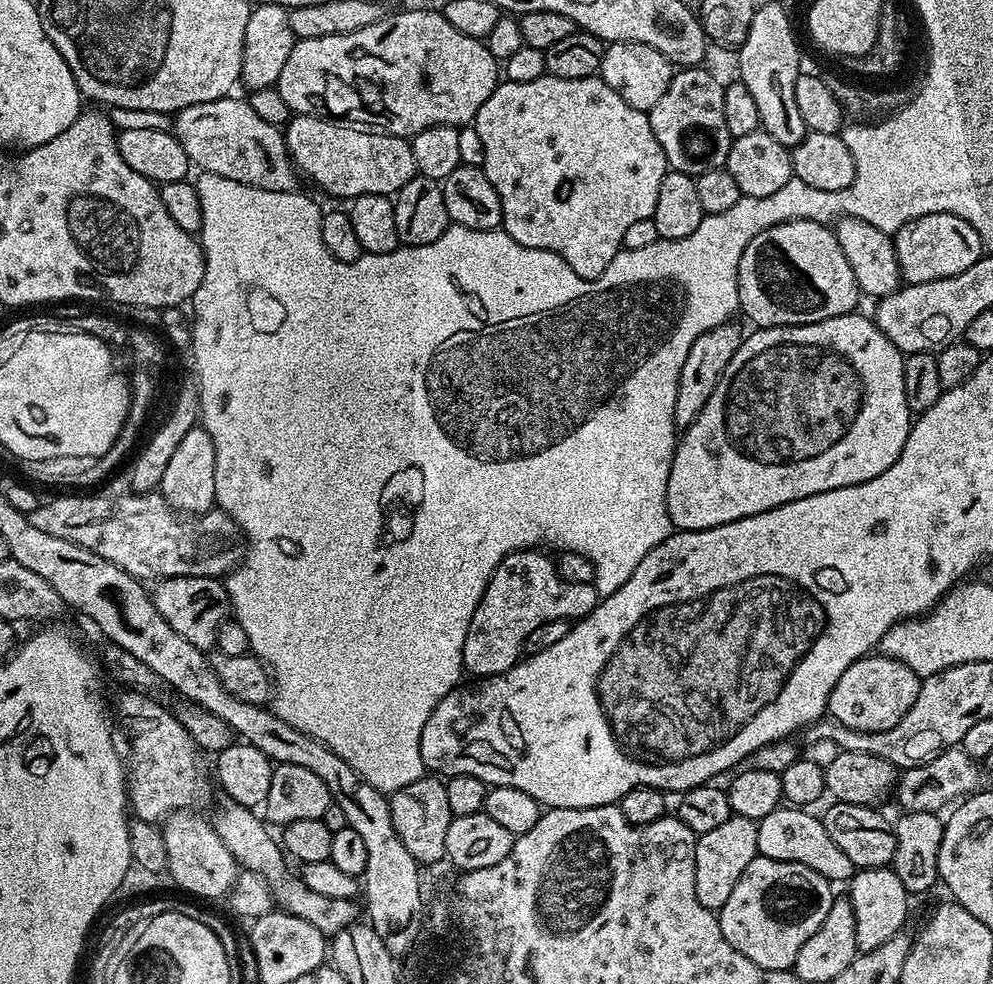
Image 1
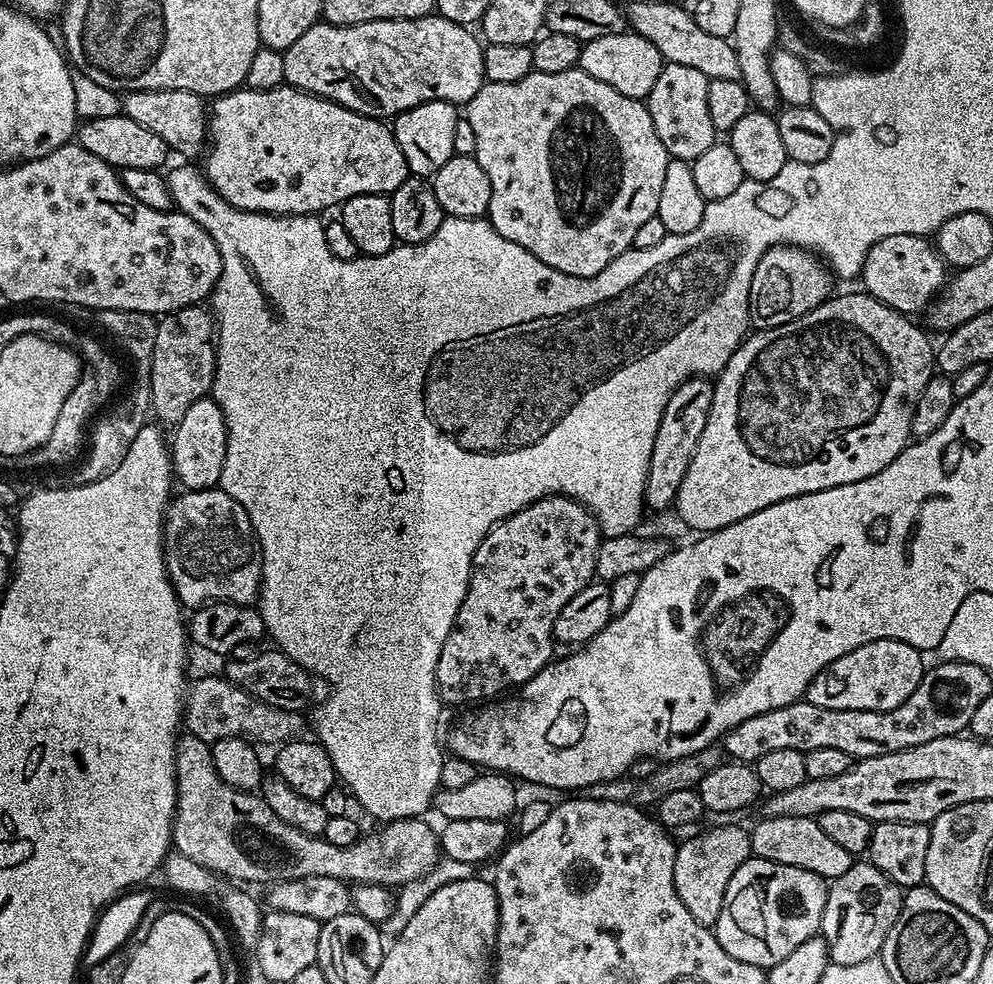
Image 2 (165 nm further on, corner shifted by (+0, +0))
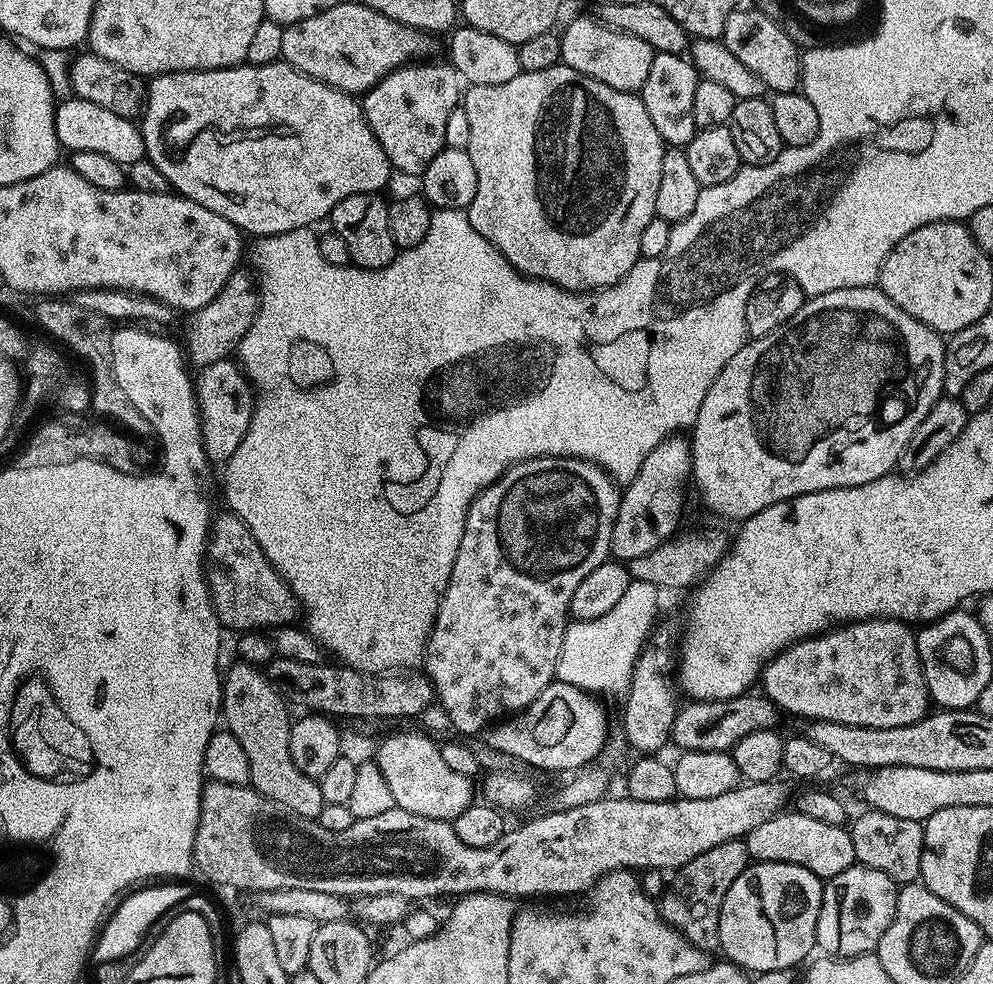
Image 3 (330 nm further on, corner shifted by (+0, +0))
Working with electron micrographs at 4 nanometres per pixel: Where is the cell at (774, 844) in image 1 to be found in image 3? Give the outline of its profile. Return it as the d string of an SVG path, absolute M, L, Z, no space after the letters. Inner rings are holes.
M781 810L766 822L762 822L762 826L754 826L754 830L747 834L746 843L748 855L753 861L786 862L802 866L825 882L856 863L854 842L847 827L830 826L830 822L817 822L816 819L795 810Z

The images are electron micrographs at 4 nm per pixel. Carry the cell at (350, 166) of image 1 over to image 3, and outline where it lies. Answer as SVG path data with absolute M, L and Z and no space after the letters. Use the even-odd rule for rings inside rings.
M278 59L264 65L250 63L235 64L233 68L215 68L214 70L194 70L193 72L167 72L161 76L151 77L146 84L146 95L139 121L140 132L144 136L146 158L162 170L169 185L179 195L188 200L206 206L206 210L214 210L214 214L222 214L241 233L253 232L253 237L273 236L286 230L298 230L316 226L320 219L331 217L334 206L342 202L342 198L350 198L350 194L366 194L367 192L383 193L388 179L394 176L392 163L386 158L386 150L378 142L378 138L370 130L368 120L364 116L361 101L355 95L332 88L307 76L294 66Z

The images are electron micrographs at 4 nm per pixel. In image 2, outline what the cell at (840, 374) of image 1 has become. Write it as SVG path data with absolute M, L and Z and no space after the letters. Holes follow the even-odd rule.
M857 290L845 296L833 295L789 324L753 331L743 344L736 347L730 362L726 362L726 366L715 377L714 402L710 406L710 418L706 418L706 430L702 430L690 470L686 470L682 486L678 486L674 512L680 515L681 522L693 528L696 534L717 532L742 518L758 514L758 510L766 510L766 506L774 506L774 502L784 502L786 498L827 488L848 486L850 482L862 482L862 478L878 474L882 466L890 466L890 462L894 462L894 458L898 458L898 454L910 442L916 403L918 398L922 398L922 390L926 390L926 382L930 382L934 375L934 344L928 341L927 334L912 320L915 319L878 302L863 290Z

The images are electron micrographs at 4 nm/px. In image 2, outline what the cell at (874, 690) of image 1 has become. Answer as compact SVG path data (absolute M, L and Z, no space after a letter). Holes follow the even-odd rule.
M866 642L823 668L810 682L806 699L814 706L826 706L826 710L894 710L918 690L926 671L924 660L922 653L906 642Z

